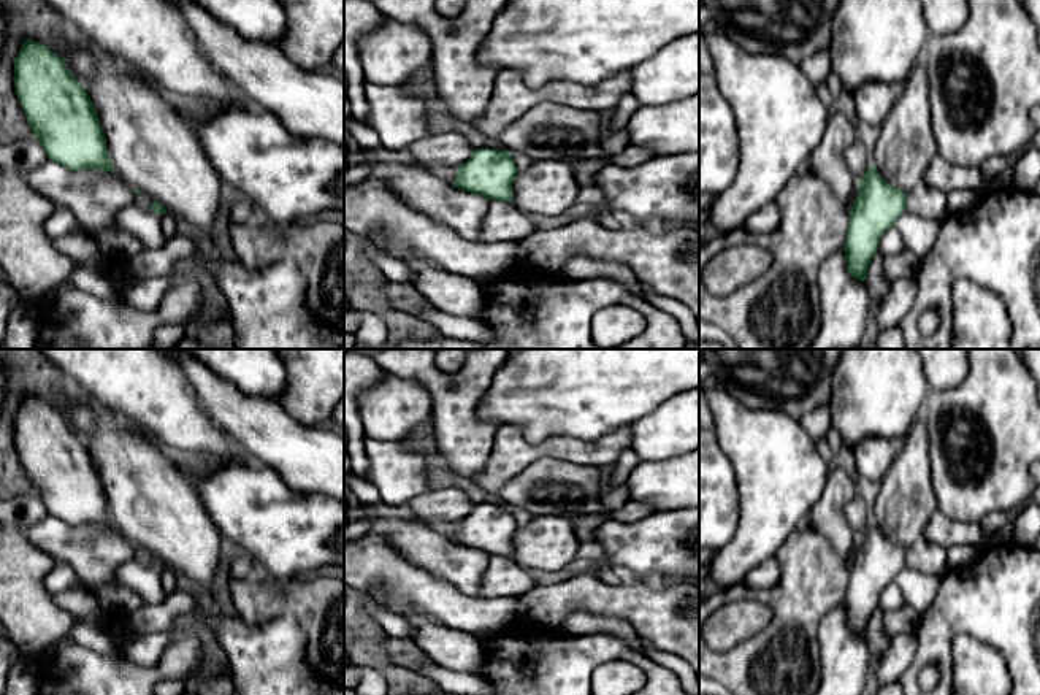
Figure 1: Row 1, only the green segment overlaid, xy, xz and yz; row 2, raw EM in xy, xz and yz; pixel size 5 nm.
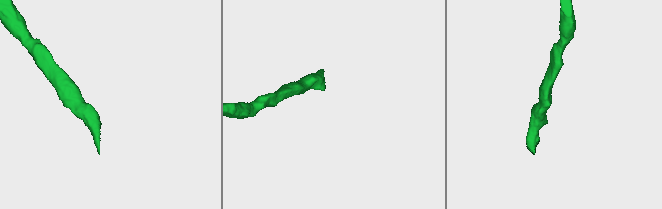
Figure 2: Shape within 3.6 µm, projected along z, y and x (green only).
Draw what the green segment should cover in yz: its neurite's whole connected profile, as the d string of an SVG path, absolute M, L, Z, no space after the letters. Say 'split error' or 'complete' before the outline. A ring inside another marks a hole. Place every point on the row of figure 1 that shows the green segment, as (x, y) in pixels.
complete; M872 165L858 187L843 251L848 273L866 281L869 265L878 252L880 236L896 225L897 217L907 209L907 195L888 184Z

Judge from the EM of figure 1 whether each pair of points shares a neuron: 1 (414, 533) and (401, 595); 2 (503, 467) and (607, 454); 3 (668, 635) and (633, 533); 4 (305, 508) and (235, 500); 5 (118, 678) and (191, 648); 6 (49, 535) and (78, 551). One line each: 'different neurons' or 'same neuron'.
1: different neurons
2: same neuron
3: different neurons
4: same neuron
5: same neuron
6: same neuron

